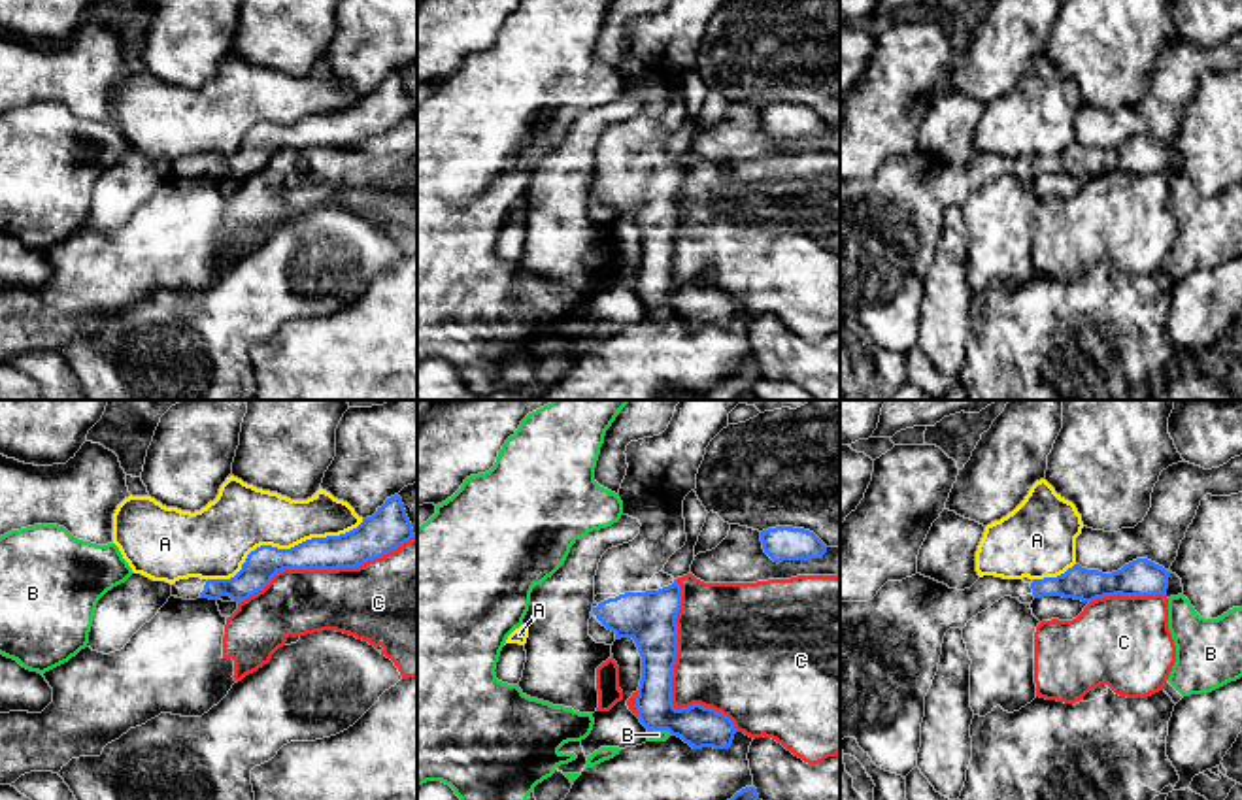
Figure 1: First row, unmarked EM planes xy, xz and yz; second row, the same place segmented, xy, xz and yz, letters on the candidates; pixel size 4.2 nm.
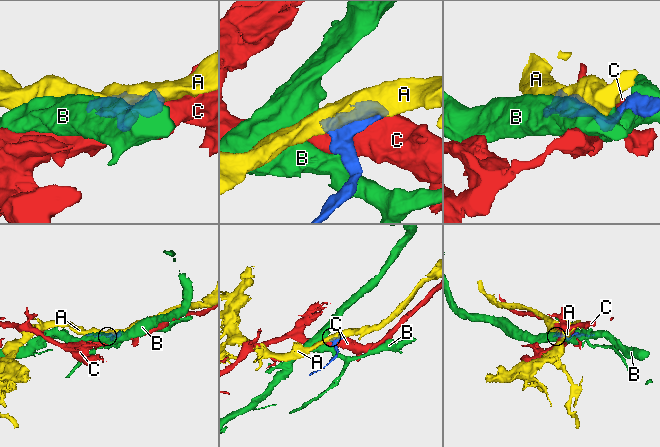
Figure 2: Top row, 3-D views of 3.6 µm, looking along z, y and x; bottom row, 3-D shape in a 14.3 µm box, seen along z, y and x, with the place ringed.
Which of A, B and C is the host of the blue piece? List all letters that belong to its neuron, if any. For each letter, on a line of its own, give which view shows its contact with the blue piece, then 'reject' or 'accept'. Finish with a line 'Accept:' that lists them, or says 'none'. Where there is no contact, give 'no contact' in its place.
A: meets blue in xy; reject
B: meets blue in xz; reject
C: meets blue in xz; reject
Accept: none

